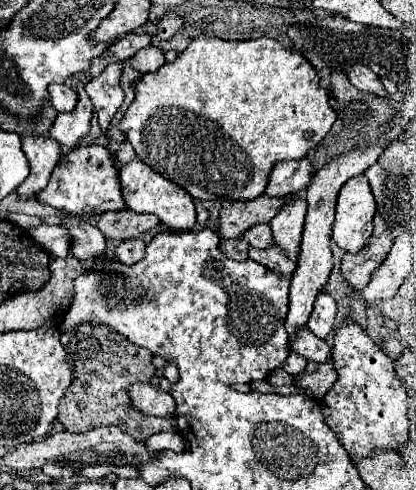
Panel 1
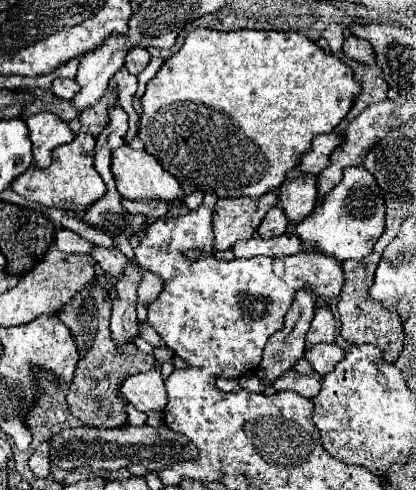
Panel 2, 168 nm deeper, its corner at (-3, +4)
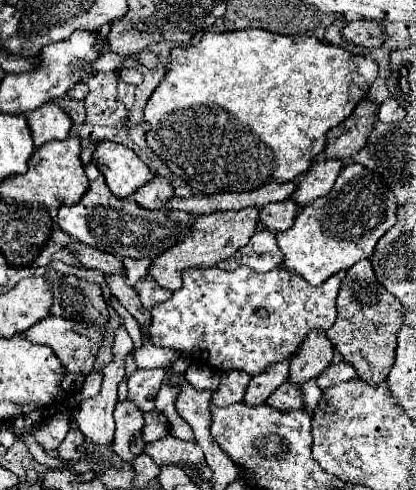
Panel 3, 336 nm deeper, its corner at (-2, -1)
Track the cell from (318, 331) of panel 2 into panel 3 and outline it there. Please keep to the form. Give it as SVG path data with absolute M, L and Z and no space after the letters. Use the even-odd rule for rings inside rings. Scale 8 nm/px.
M311 331L307 341L303 341L303 349L291 359L291 383L305 383L311 377L317 377L333 359L331 341L327 341L325 333Z

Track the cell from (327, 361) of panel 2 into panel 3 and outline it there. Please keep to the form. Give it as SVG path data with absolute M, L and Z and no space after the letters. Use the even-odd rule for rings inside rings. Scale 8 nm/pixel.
M341 361L341 363L331 363L319 377L317 377L317 383L321 389L327 389L339 381L349 381L357 377L355 369L351 369L351 365L347 365L347 361Z

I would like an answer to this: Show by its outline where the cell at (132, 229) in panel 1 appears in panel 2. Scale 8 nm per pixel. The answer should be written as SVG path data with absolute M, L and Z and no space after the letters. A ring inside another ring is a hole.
M124 200L124 208L132 214L144 214L150 220L166 216L168 202L164 200Z

